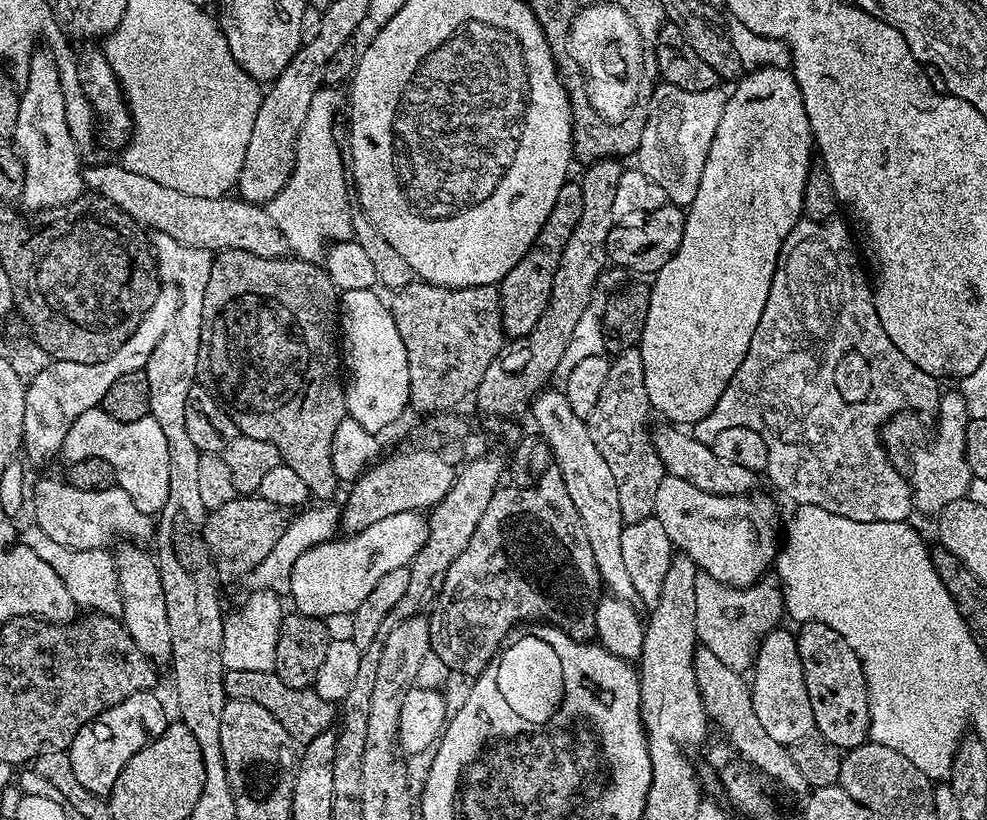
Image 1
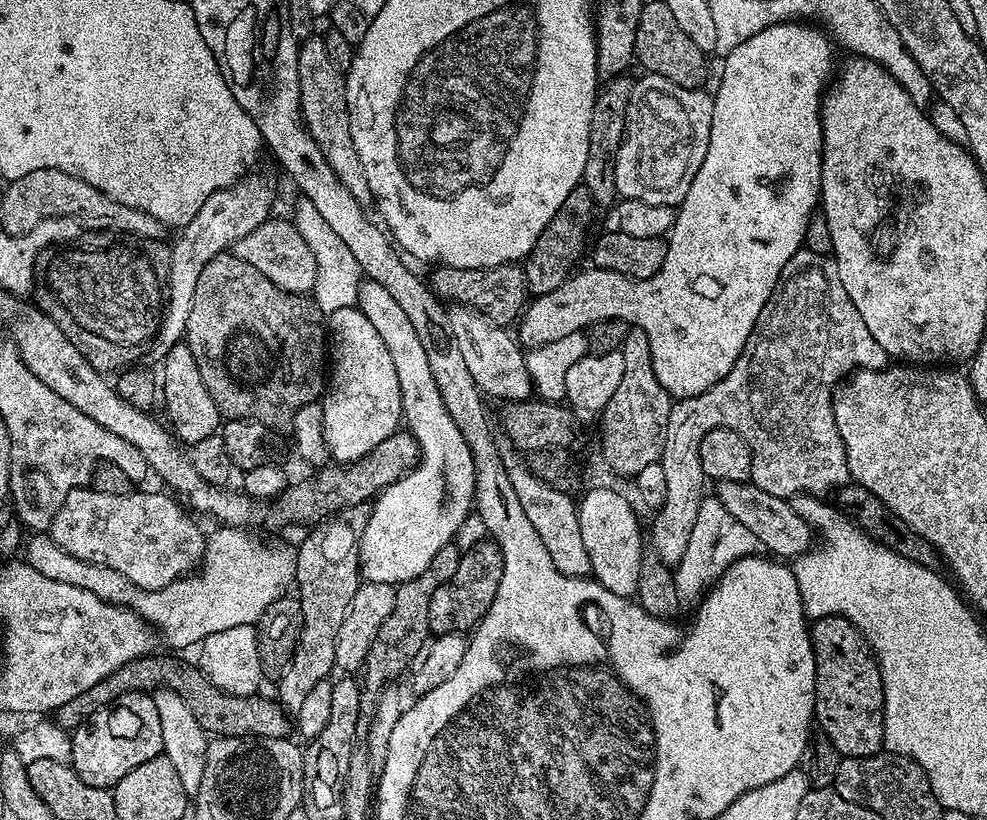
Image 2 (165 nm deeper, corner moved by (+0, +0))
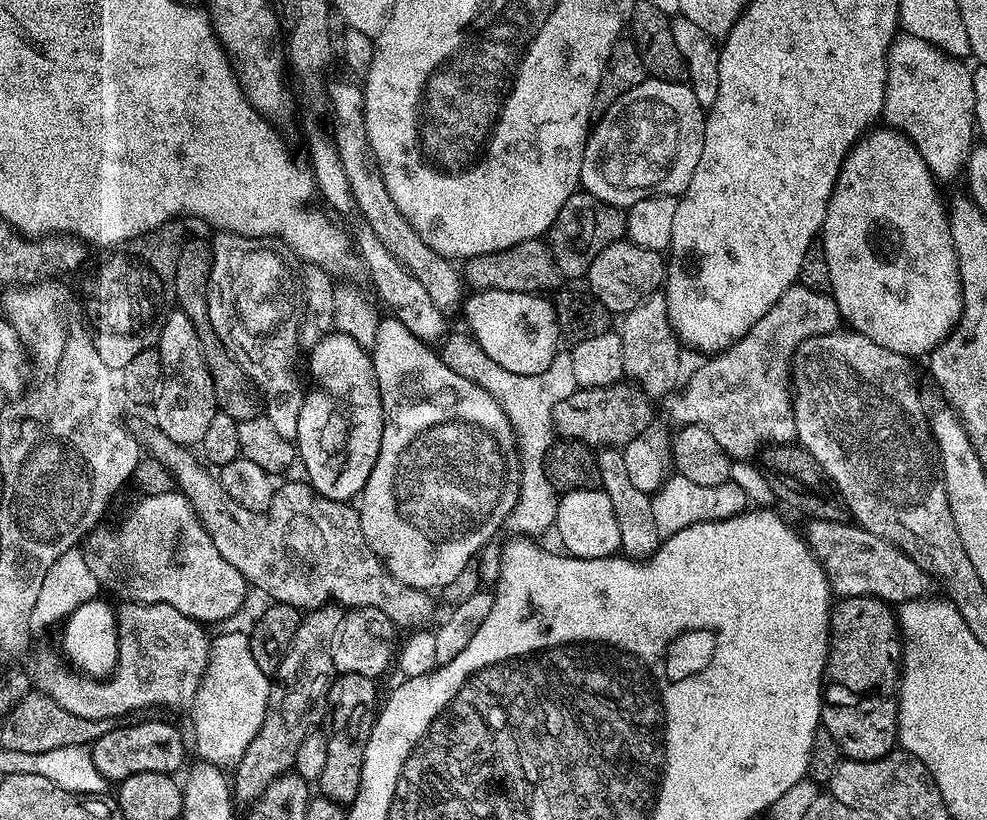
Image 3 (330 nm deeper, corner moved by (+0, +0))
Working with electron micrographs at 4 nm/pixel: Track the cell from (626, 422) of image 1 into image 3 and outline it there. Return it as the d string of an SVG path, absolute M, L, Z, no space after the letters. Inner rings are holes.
M663 291L652 292L634 310L623 313L618 331L622 338L622 366L624 375L649 398L667 398L676 392L681 383L680 351L682 345L672 331L668 307Z

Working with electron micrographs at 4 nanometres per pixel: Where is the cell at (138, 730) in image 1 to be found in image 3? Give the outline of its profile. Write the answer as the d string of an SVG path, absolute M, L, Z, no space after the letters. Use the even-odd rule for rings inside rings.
M144 720L141 724L131 722L124 728L110 730L108 734L103 734L94 741L90 749L98 773L108 782L125 780L130 778L130 774L147 772L176 774L185 767L184 740L180 737L179 730L164 720Z

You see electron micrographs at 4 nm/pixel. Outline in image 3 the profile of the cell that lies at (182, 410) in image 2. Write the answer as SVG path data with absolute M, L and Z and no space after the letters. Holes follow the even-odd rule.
M173 310L168 313L162 326L158 351L162 358L164 377L162 390L154 405L155 427L159 428L162 434L166 434L170 442L178 442L185 446L199 445L200 439L206 434L210 421L214 419L214 414L218 409L214 382L206 366L200 339L194 330L194 322L190 322L190 318L186 318L184 312Z

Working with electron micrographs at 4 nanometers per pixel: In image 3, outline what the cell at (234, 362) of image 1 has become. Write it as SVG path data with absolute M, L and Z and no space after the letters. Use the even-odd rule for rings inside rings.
M185 239L182 250L178 254L178 270L174 278L176 304L179 311L184 312L186 318L190 318L190 322L194 322L194 330L200 339L200 345L206 358L206 366L210 370L210 378L214 382L217 409L230 414L230 418L239 422L261 415L262 397L252 379L240 369L238 362L234 362L234 358L222 346L218 334L214 334L214 326L210 322L210 314L208 313L208 275L211 269L211 243L207 239Z

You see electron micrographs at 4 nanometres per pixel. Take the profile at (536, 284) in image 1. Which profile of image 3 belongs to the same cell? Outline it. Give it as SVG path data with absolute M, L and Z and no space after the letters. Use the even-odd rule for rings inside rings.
M578 190L573 196L566 198L566 206L558 210L558 218L546 233L546 243L561 277L583 277L590 262L594 262L594 258L598 258L598 254L606 250L606 246L625 239L625 236L626 216L621 209L594 198L586 191Z

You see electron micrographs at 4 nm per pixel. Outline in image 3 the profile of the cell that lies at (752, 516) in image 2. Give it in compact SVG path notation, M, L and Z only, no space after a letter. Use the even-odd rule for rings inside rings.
M809 519L807 524L808 548L816 555L828 579L829 589L837 597L876 596L879 600L899 606L927 593L924 591L930 585L928 573L921 570L905 552L878 538L878 534L870 534L859 524L844 520Z

